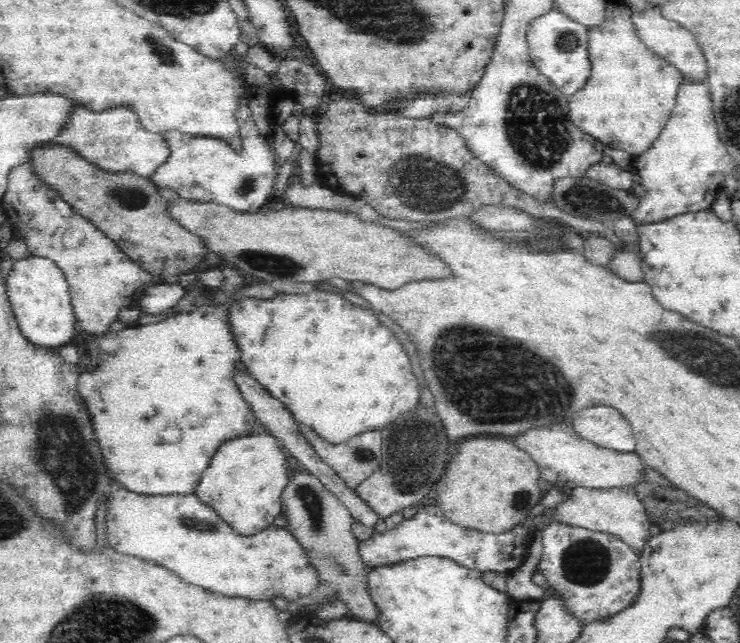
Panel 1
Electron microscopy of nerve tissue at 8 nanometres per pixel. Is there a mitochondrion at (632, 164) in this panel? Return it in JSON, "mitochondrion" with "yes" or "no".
{"mitochondrion":"no"}

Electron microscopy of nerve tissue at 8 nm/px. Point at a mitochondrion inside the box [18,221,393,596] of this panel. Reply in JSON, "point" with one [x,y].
{"point":[60,449]}

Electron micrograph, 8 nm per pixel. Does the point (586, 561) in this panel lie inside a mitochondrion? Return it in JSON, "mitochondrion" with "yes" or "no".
{"mitochondrion":"yes"}

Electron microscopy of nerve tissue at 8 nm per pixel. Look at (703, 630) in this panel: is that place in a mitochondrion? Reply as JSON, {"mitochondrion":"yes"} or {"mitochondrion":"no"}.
{"mitochondrion":"no"}

